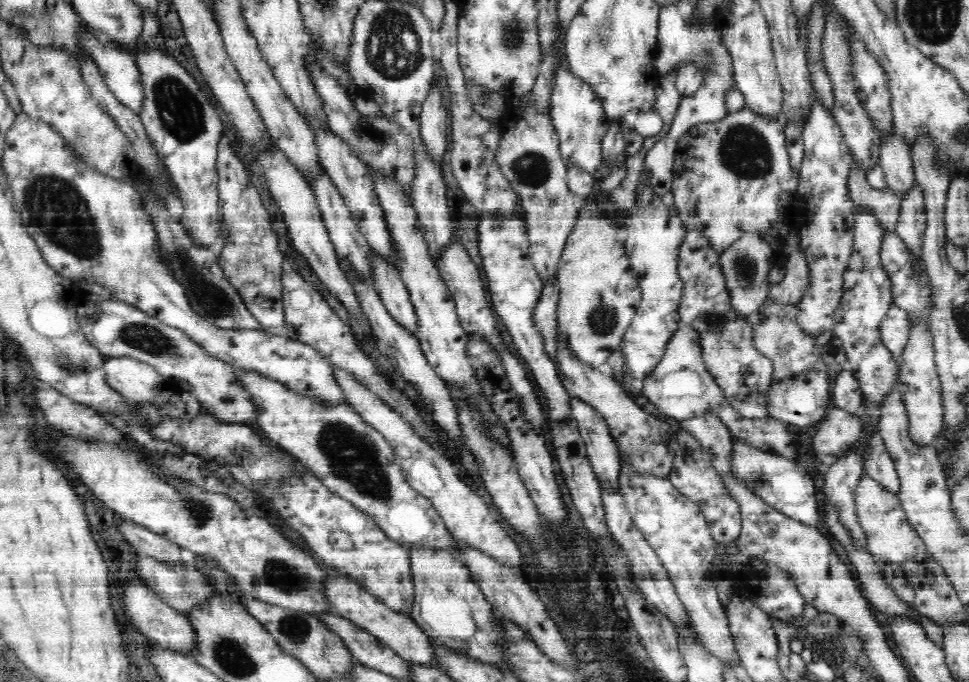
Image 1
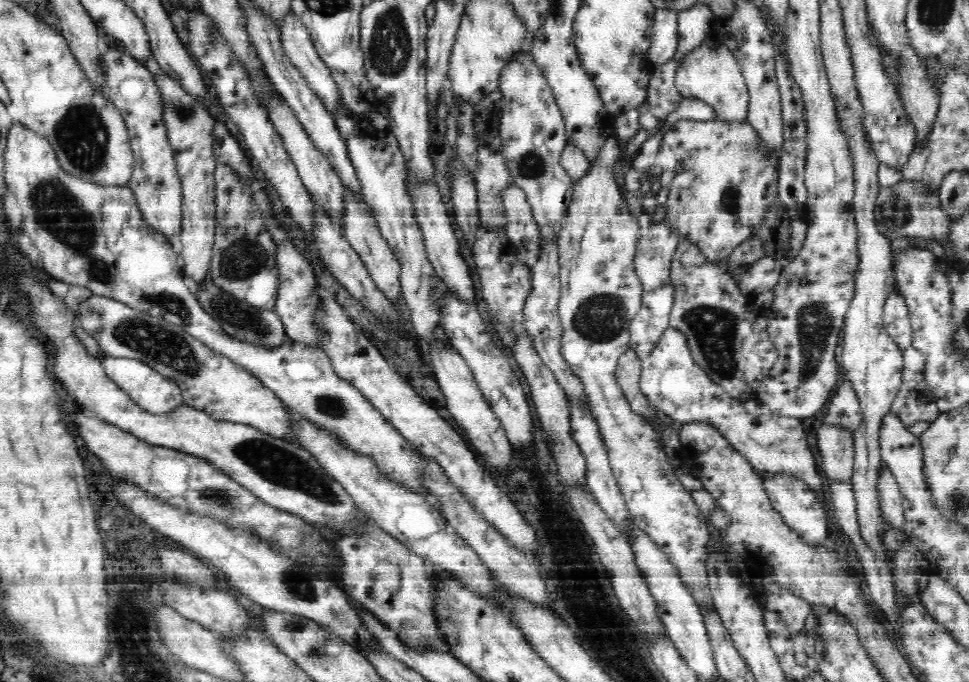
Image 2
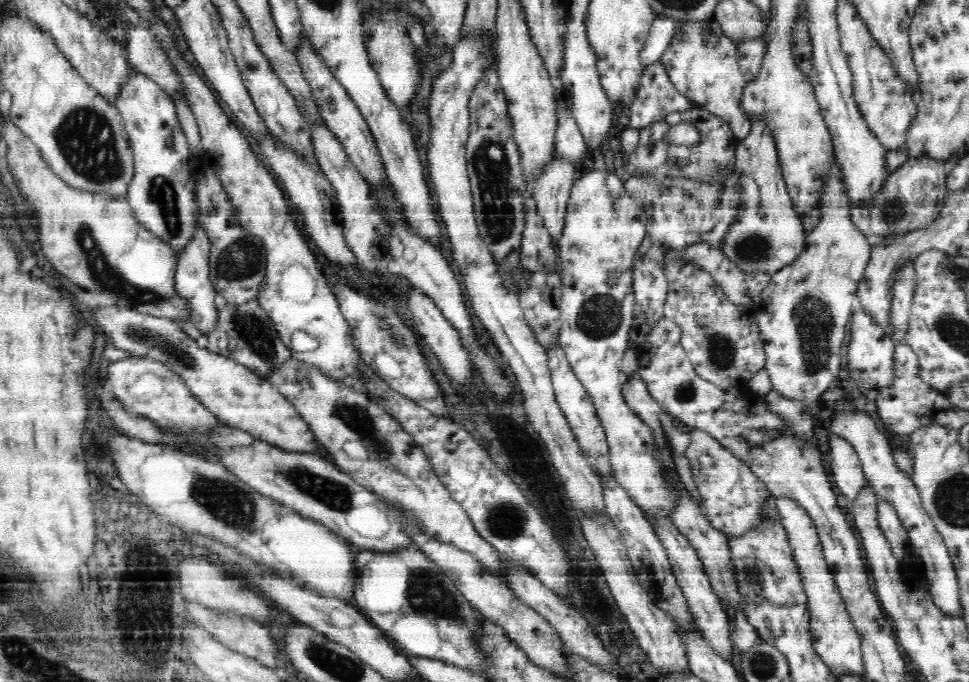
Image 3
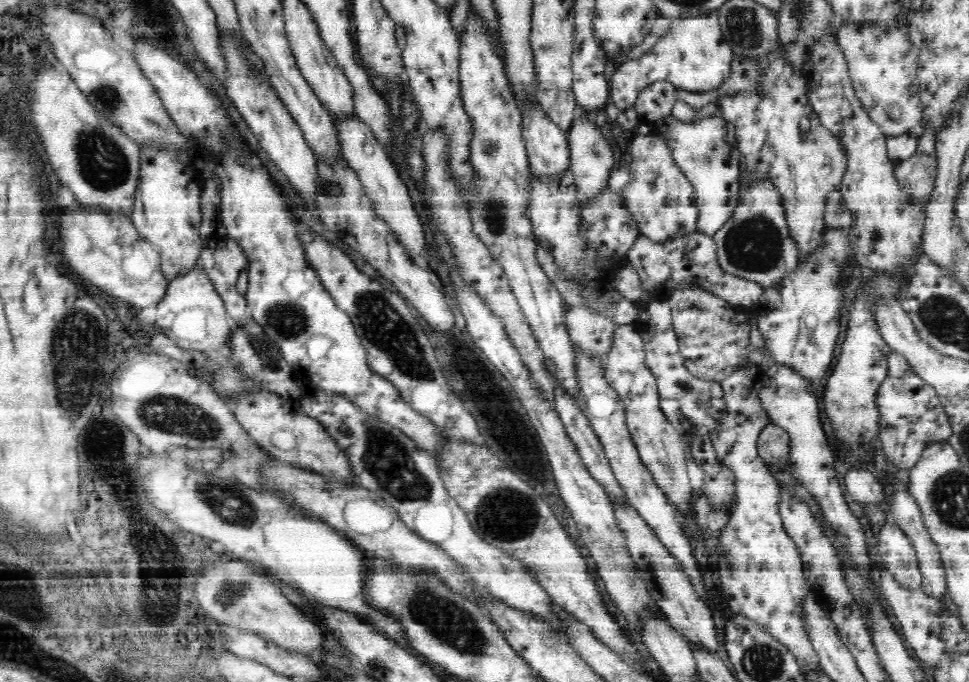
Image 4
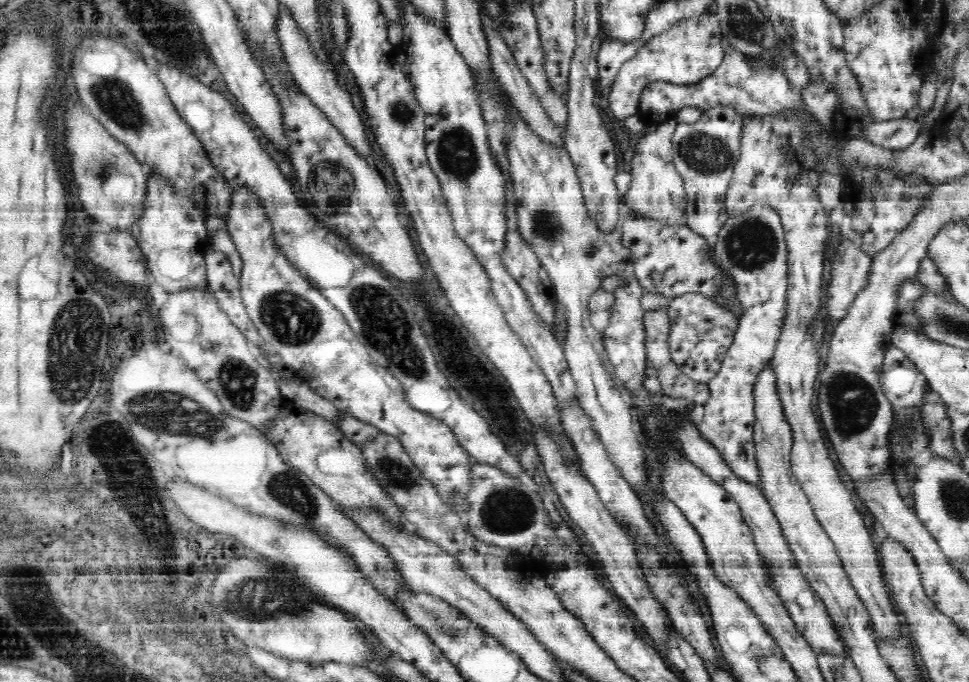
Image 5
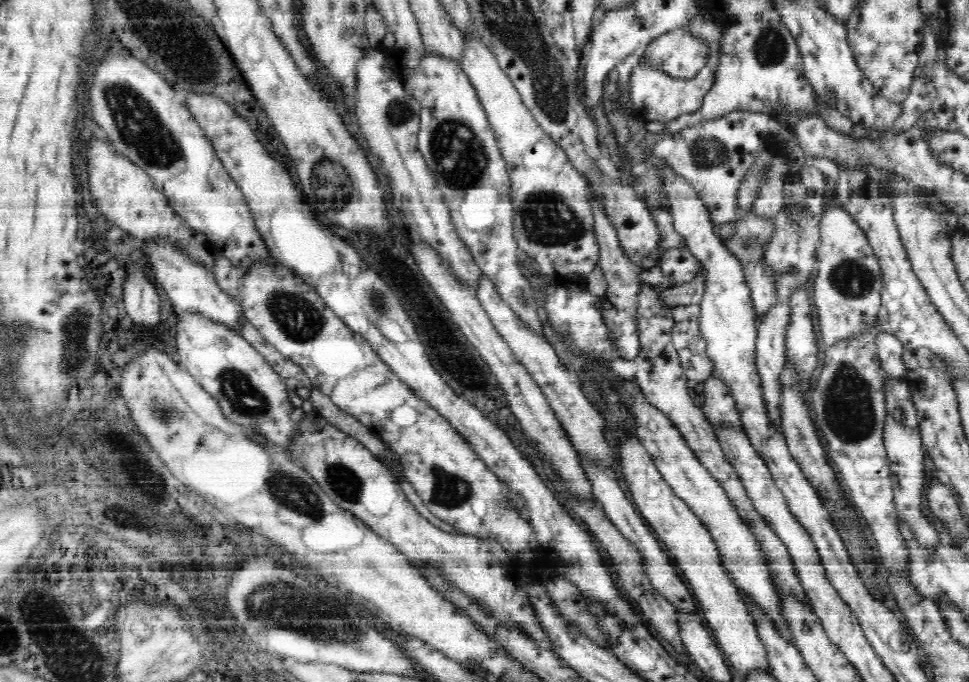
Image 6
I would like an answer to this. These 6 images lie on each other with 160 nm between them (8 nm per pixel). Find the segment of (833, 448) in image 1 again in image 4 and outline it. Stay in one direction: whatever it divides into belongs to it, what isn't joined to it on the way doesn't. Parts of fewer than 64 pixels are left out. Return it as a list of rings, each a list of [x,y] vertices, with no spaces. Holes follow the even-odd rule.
[[[851,468],[844,477],[846,492],[850,498],[860,504],[882,506],[886,500],[886,490],[878,477]]]

